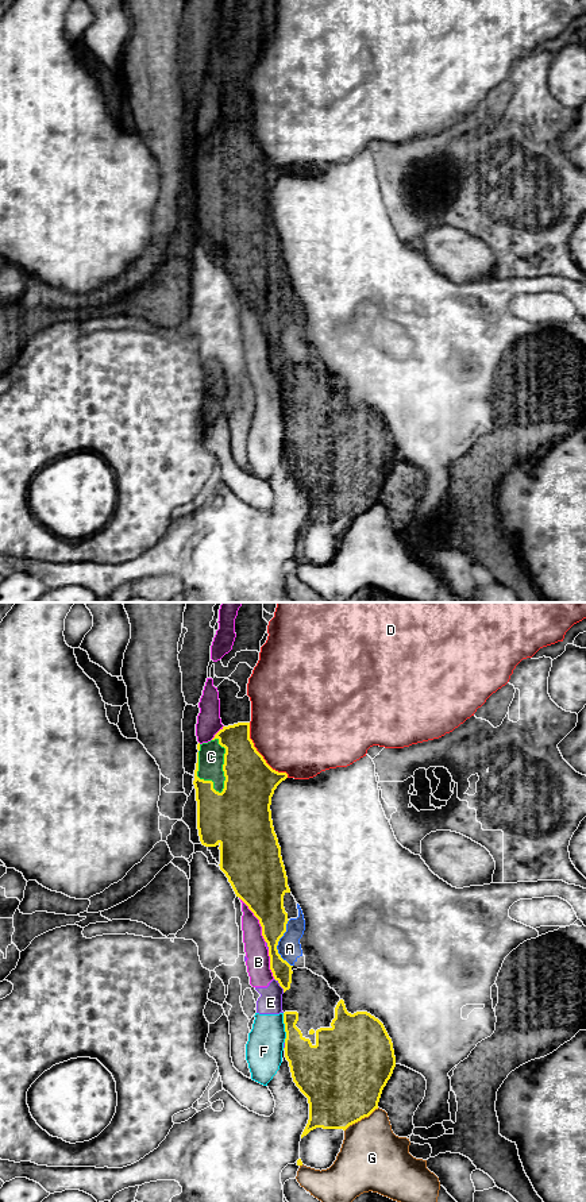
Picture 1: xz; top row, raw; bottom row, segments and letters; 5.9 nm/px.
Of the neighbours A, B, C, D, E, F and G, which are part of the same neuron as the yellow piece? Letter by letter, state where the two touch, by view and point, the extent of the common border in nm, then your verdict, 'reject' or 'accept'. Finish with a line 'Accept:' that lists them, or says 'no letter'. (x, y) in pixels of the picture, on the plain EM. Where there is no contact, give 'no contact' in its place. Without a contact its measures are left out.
A: meets yellow in xz at (277, 339); contact 280 nm long; accept
B: meets yellow in xz at (258, 314); contact 320 nm long; reject
C: meets yellow in xz at (223, 161); contact 340 nm long; accept
D: meets yellow in xz at (259, 149); contact 400 nm long; reject
E: meets yellow in xz at (280, 380); contact 110 nm long; reject
F: meets yellow in xz at (285, 423); contact 180 nm long; reject
G: meets yellow in xz at (361, 513); contact 240 nm long; reject
Accept: A, C

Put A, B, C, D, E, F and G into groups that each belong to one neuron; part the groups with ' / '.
A C / B E F / D / G

